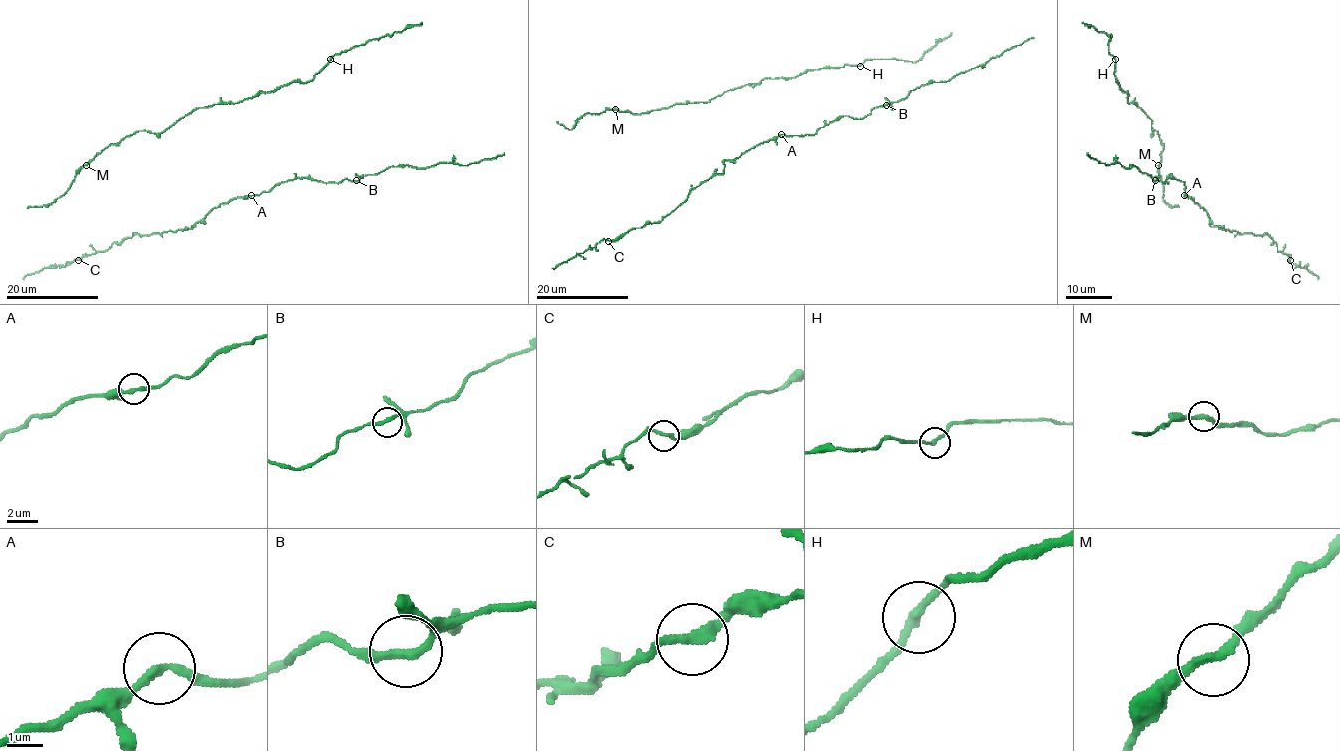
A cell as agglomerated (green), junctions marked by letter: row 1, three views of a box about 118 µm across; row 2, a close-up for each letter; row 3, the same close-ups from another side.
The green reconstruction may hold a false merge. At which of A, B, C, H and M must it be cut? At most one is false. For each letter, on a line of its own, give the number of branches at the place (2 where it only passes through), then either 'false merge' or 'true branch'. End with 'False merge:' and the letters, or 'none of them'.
A: branches 2; true branch
B: branches 2; true branch
C: branches 2; true branch
H: branches 2; true branch
M: branches 2; true branch
False merge: none of them

